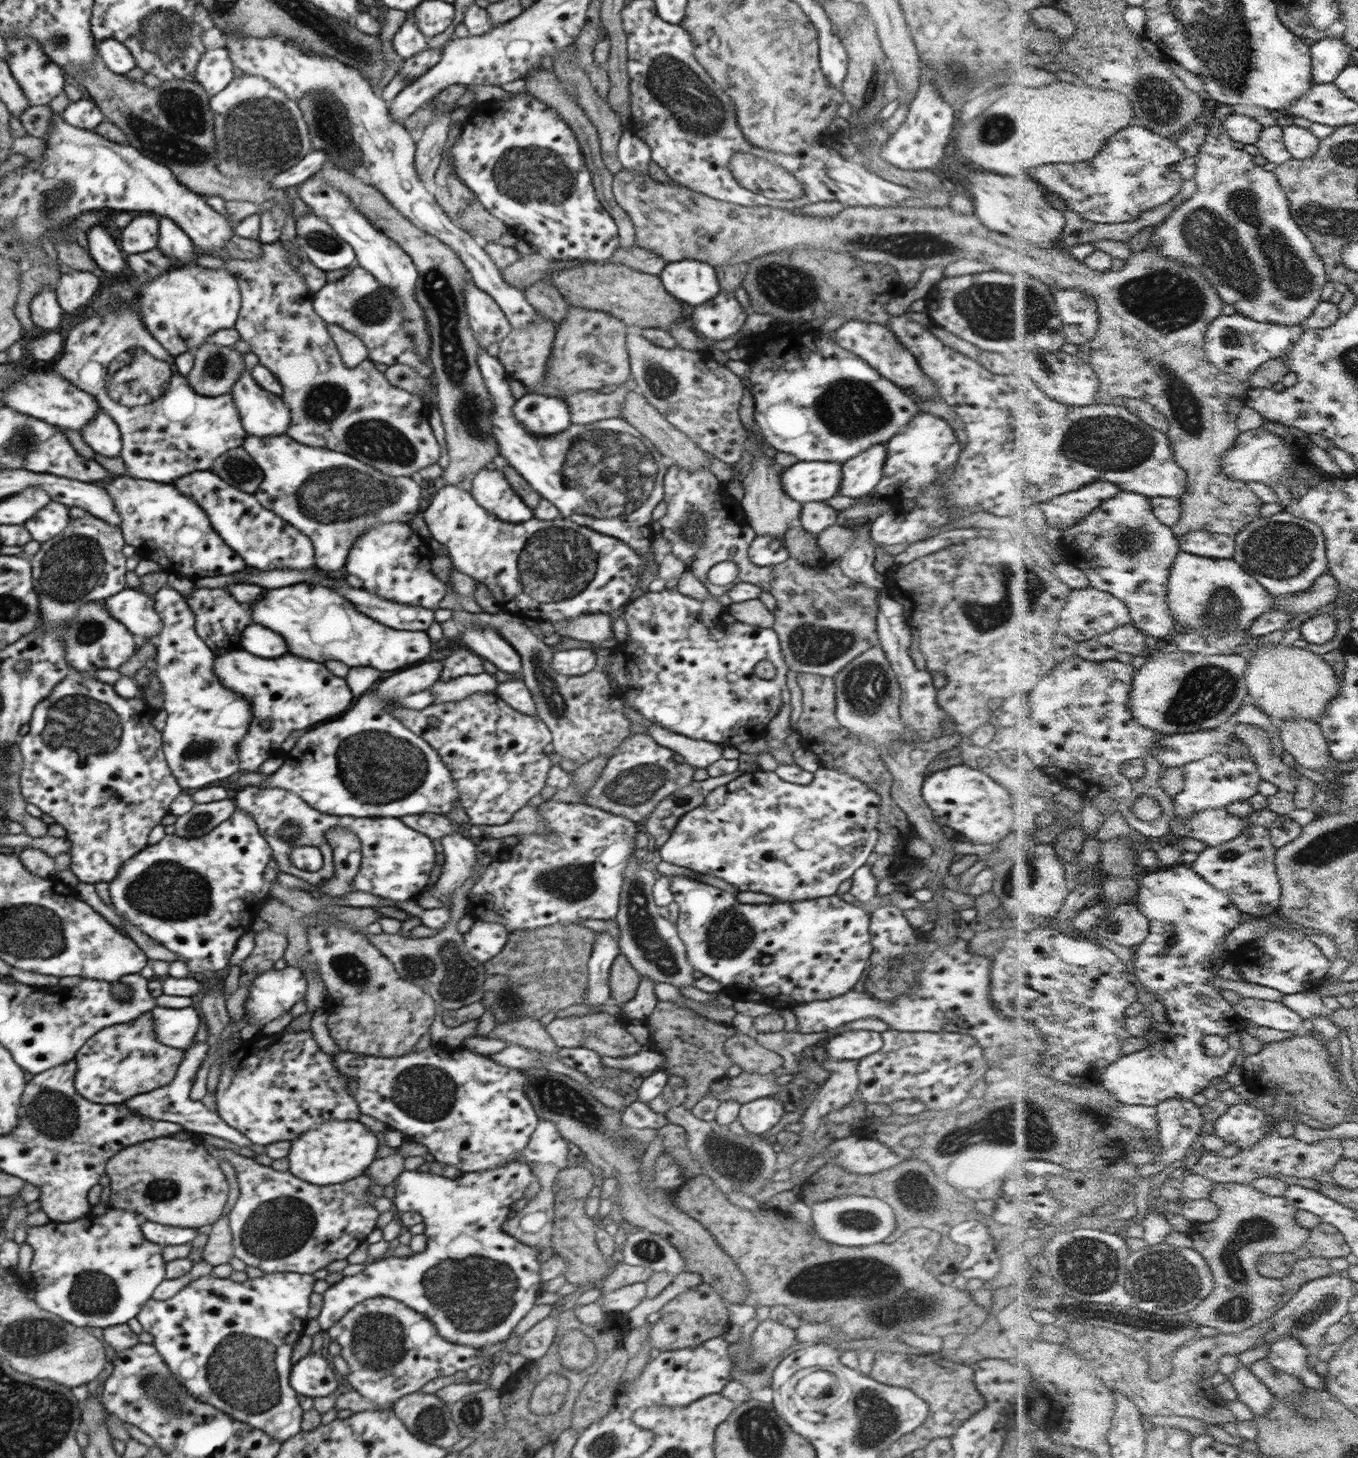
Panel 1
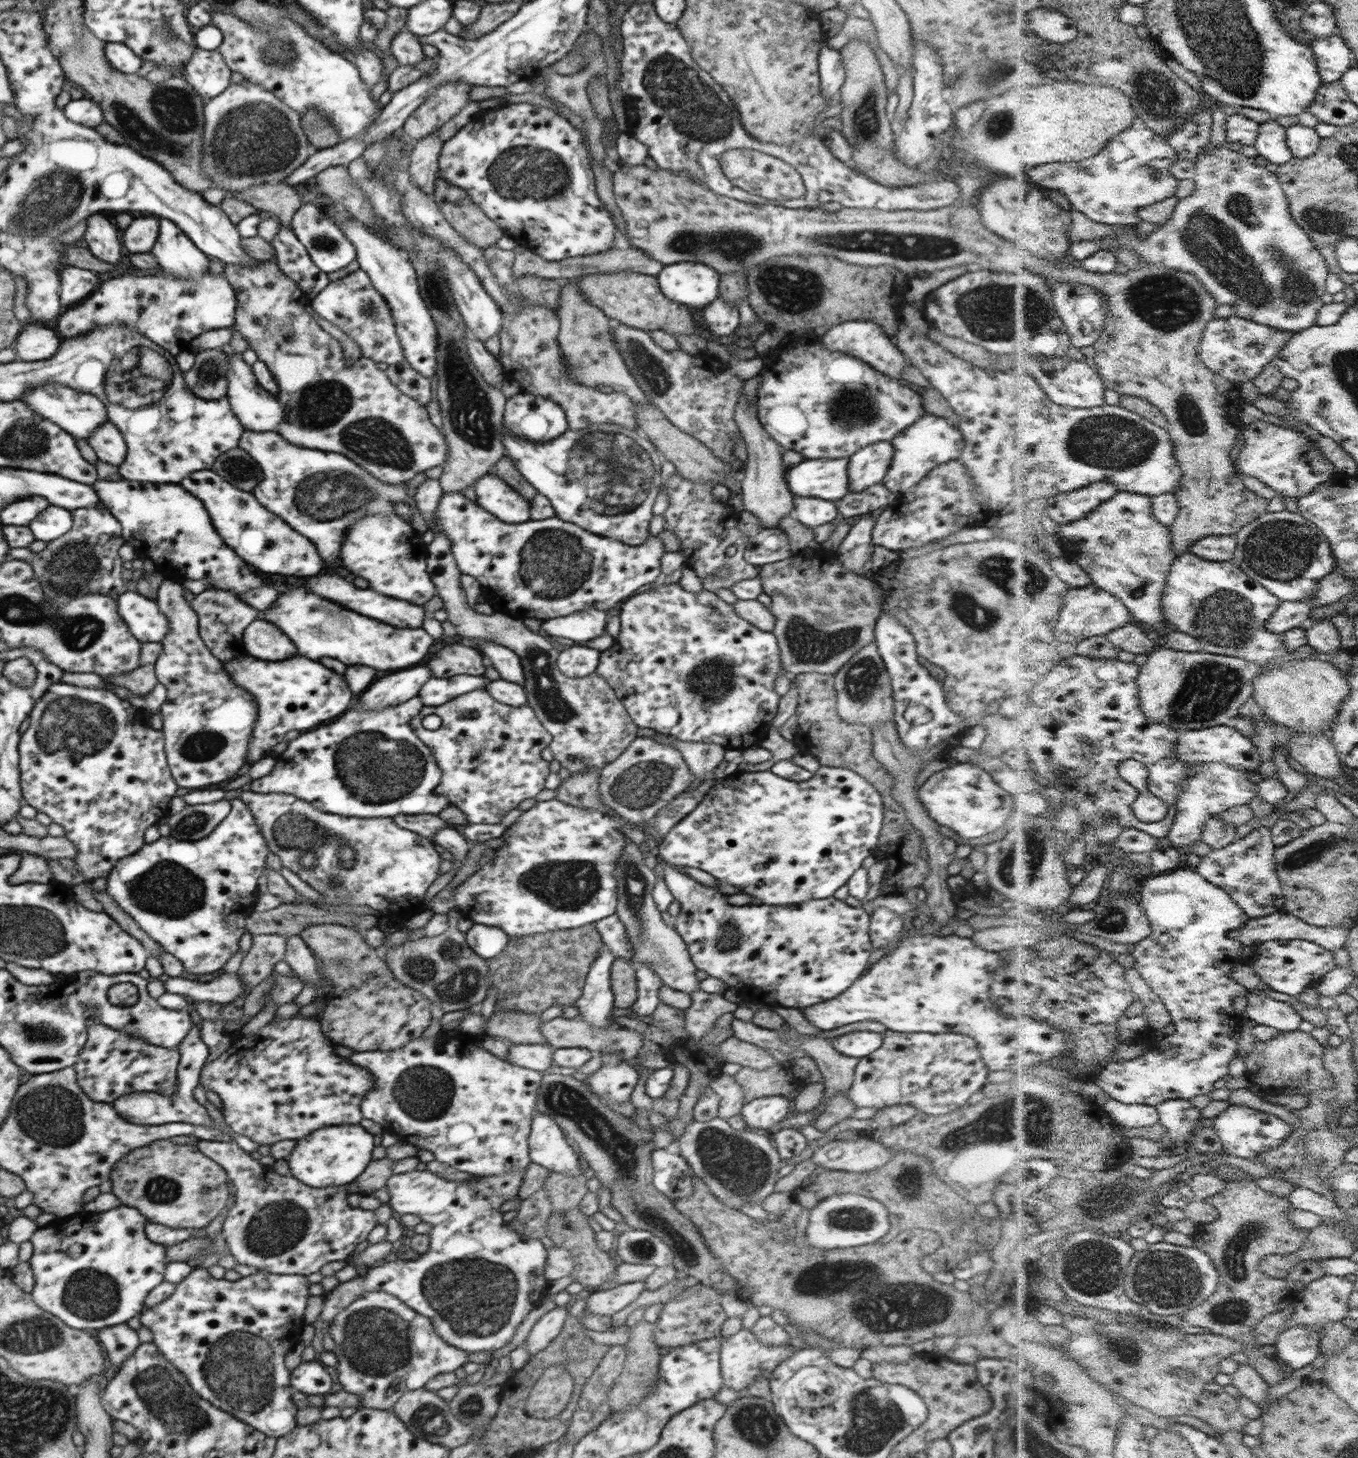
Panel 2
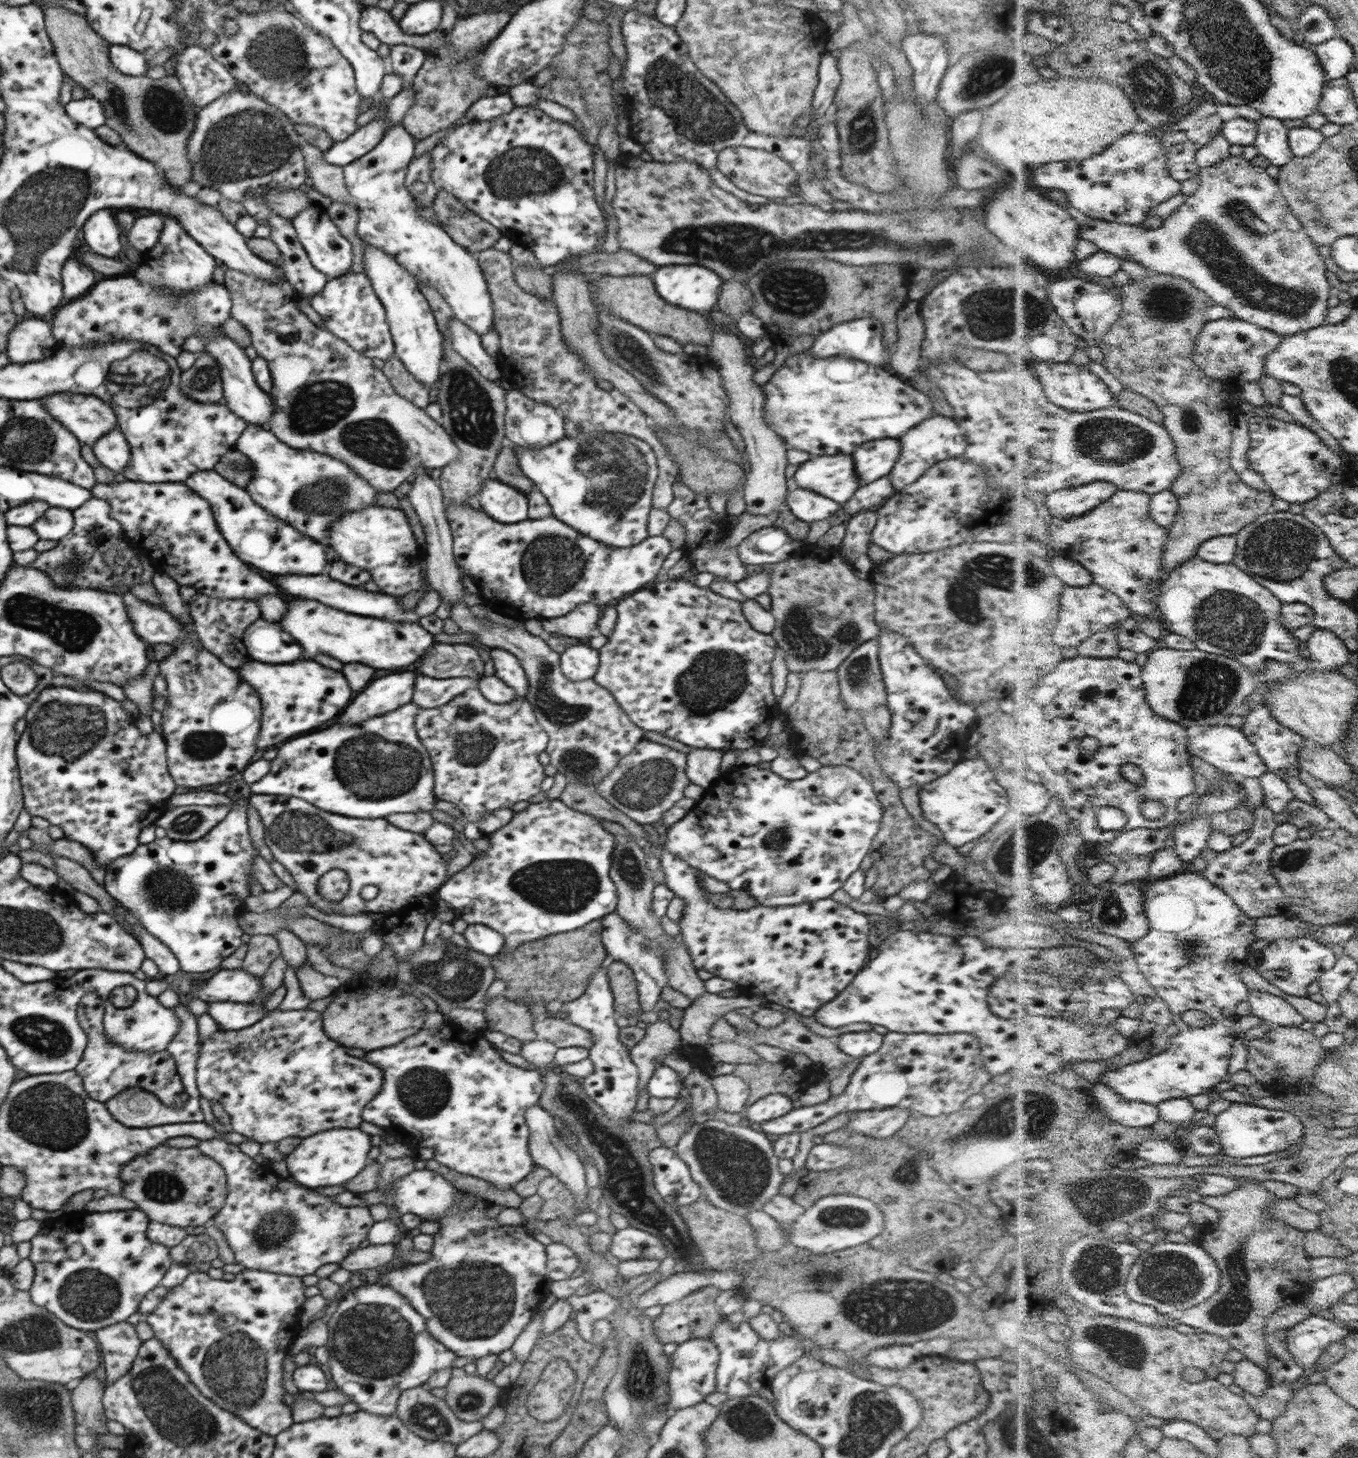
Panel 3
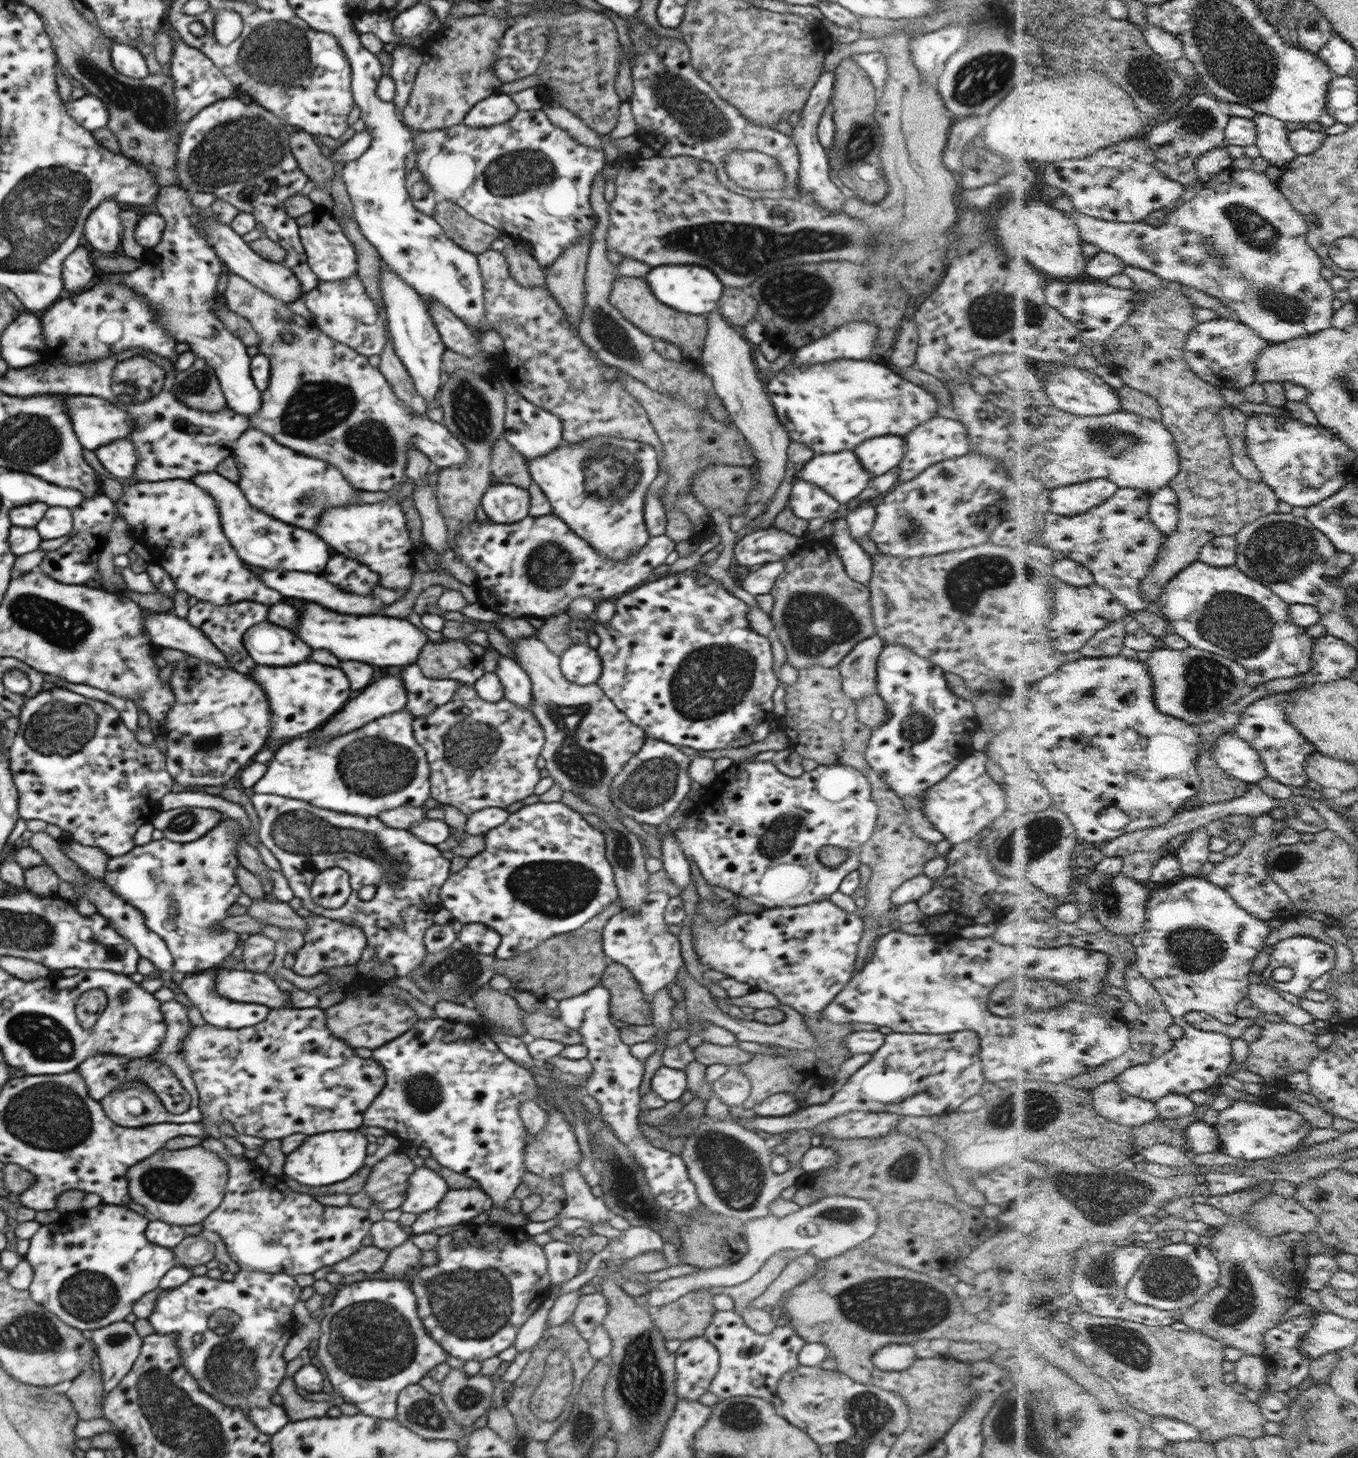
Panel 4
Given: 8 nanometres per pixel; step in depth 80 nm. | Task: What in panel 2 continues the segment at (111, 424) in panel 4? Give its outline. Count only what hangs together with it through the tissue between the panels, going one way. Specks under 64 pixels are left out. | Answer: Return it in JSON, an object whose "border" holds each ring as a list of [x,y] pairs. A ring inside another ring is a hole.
{"border":[[[49,382],[49,384],[43,384],[39,388],[29,390],[29,392],[23,394],[20,400],[25,402],[34,412],[57,424],[75,440],[90,439],[90,435],[109,420],[107,408],[97,396],[78,392],[73,388],[55,384],[55,382]]]}

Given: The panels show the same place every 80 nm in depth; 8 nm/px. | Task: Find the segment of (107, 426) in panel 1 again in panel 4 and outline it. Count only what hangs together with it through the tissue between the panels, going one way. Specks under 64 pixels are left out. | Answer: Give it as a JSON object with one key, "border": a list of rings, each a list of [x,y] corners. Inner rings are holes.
{"border":[[[118,439],[95,450],[103,467],[118,478],[130,478],[134,475],[139,459],[136,447],[129,439]]]}

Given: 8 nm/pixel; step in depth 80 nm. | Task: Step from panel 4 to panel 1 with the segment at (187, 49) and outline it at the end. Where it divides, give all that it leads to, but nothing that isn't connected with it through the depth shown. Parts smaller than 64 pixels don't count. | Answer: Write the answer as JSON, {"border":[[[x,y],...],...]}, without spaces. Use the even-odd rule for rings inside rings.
{"border":[[[228,49],[207,50],[198,60],[191,80],[196,81],[211,97],[222,92],[234,78],[234,65]]]}

